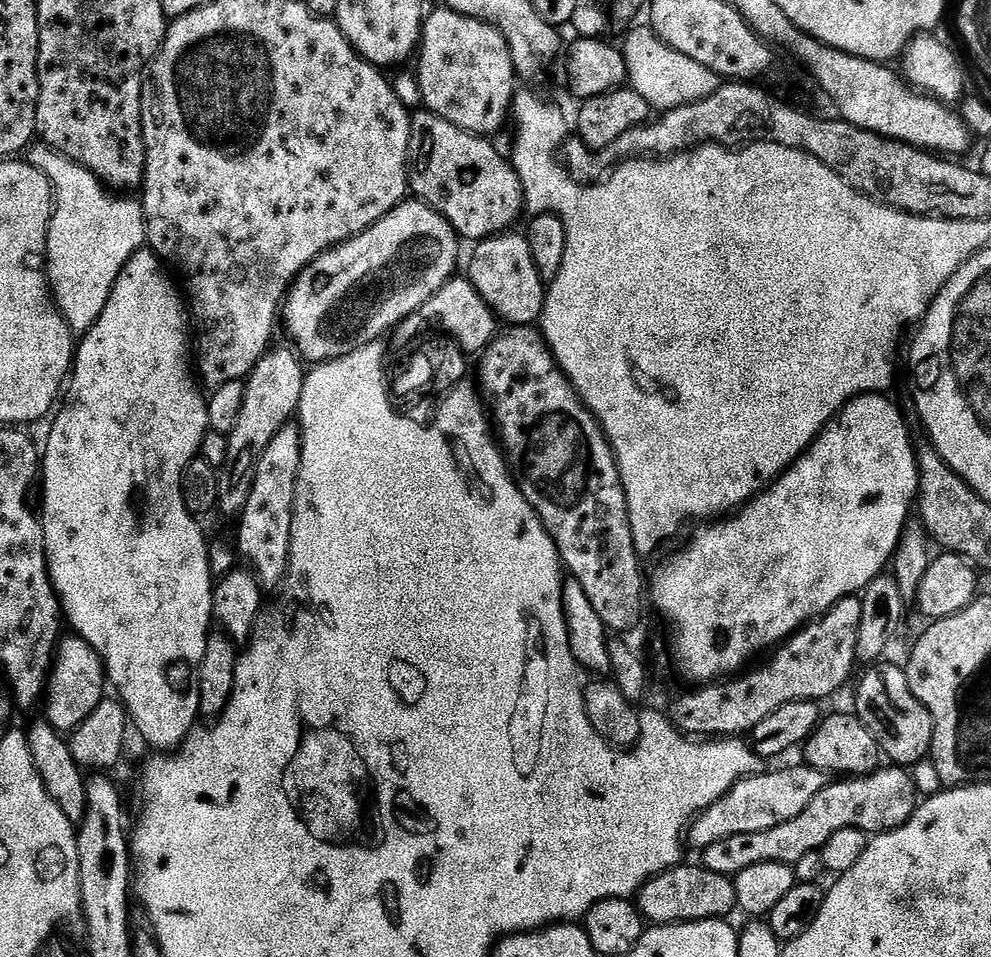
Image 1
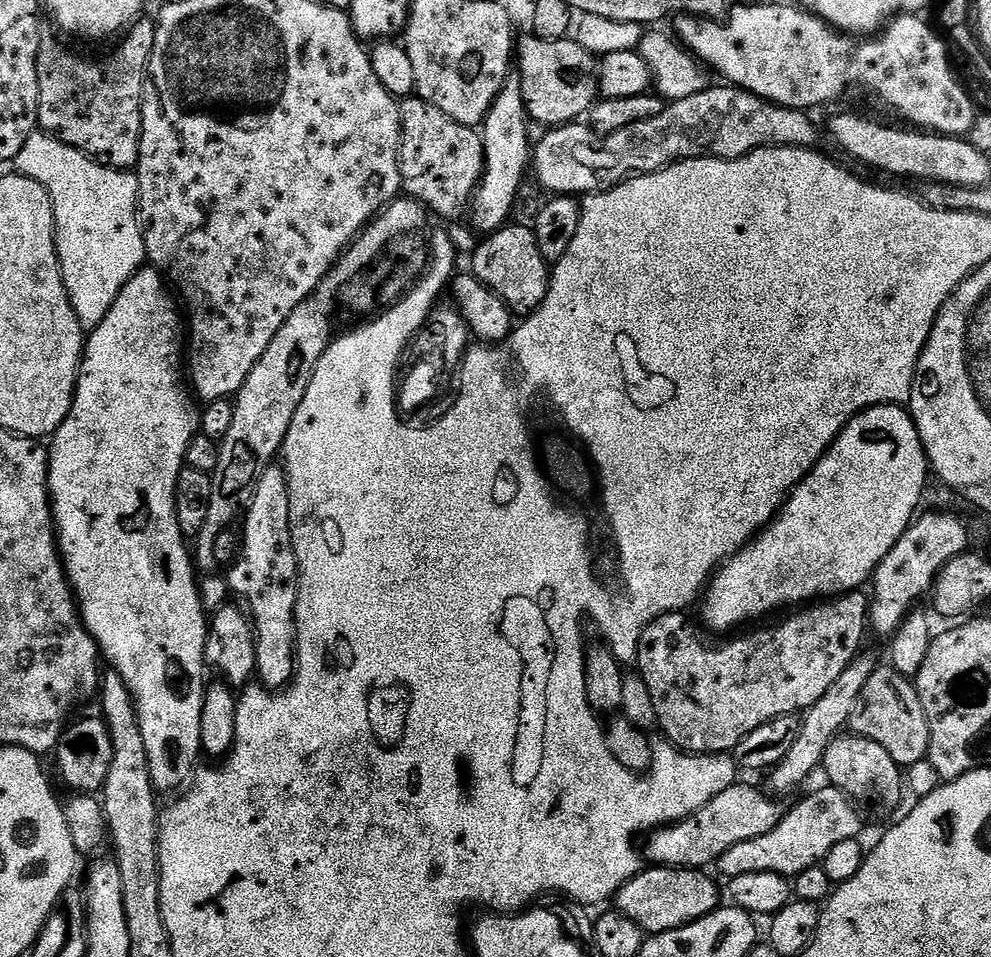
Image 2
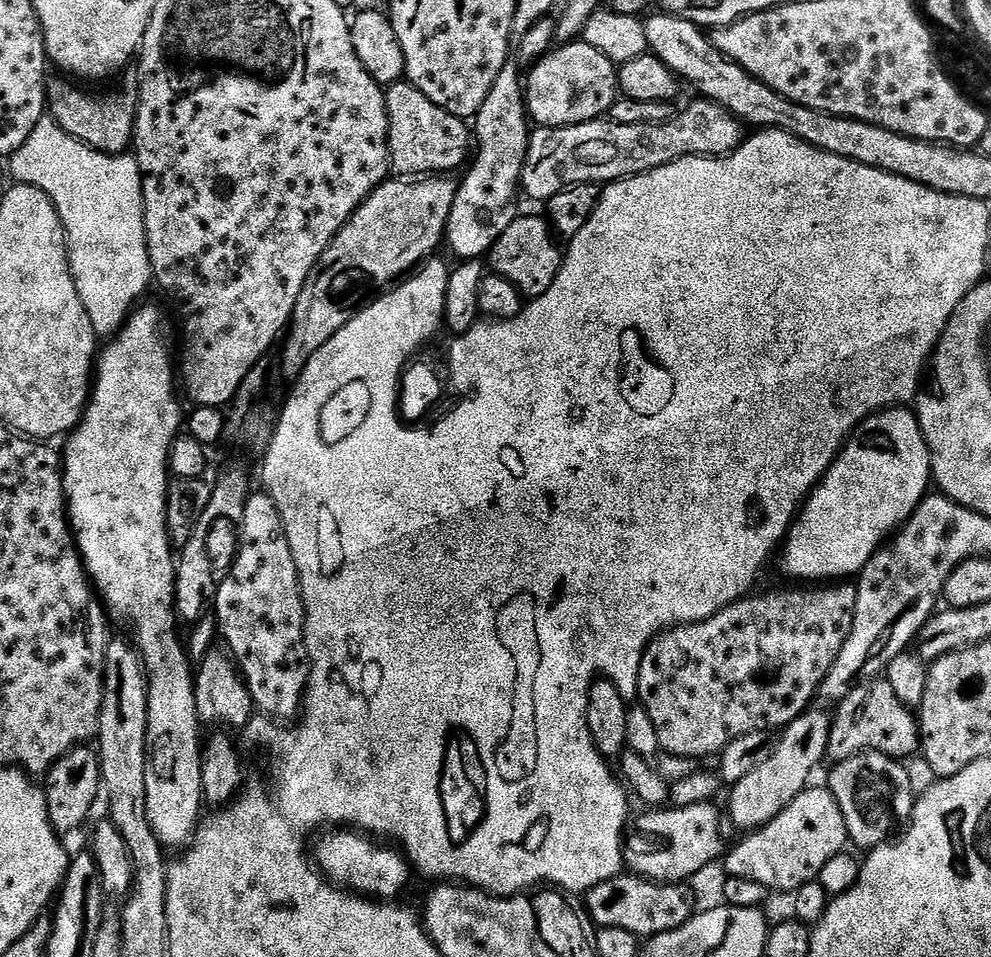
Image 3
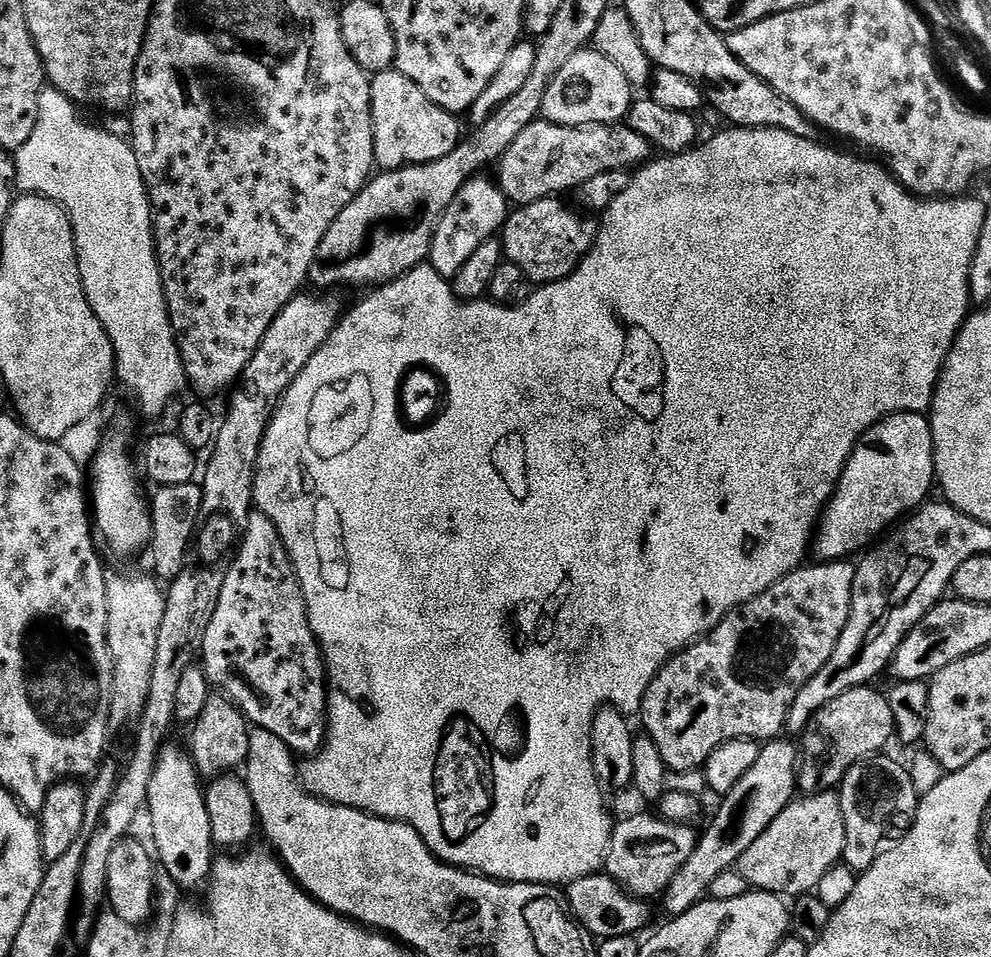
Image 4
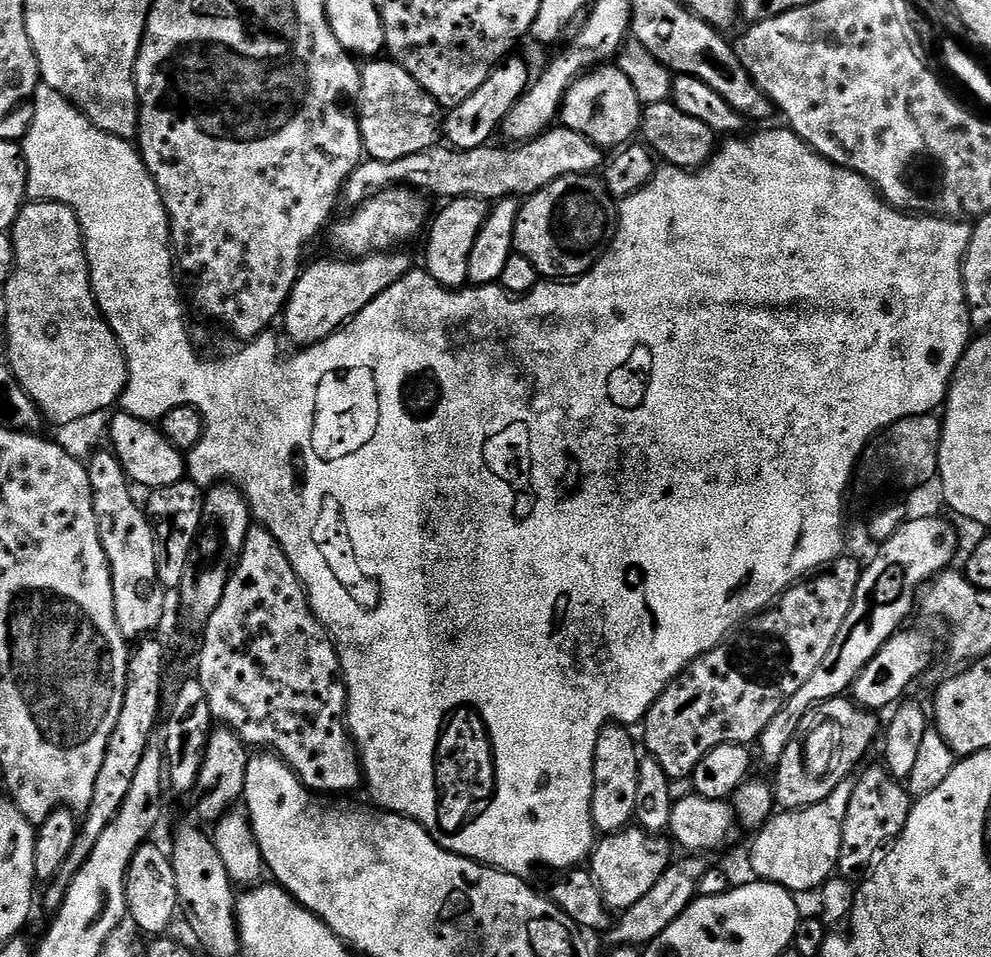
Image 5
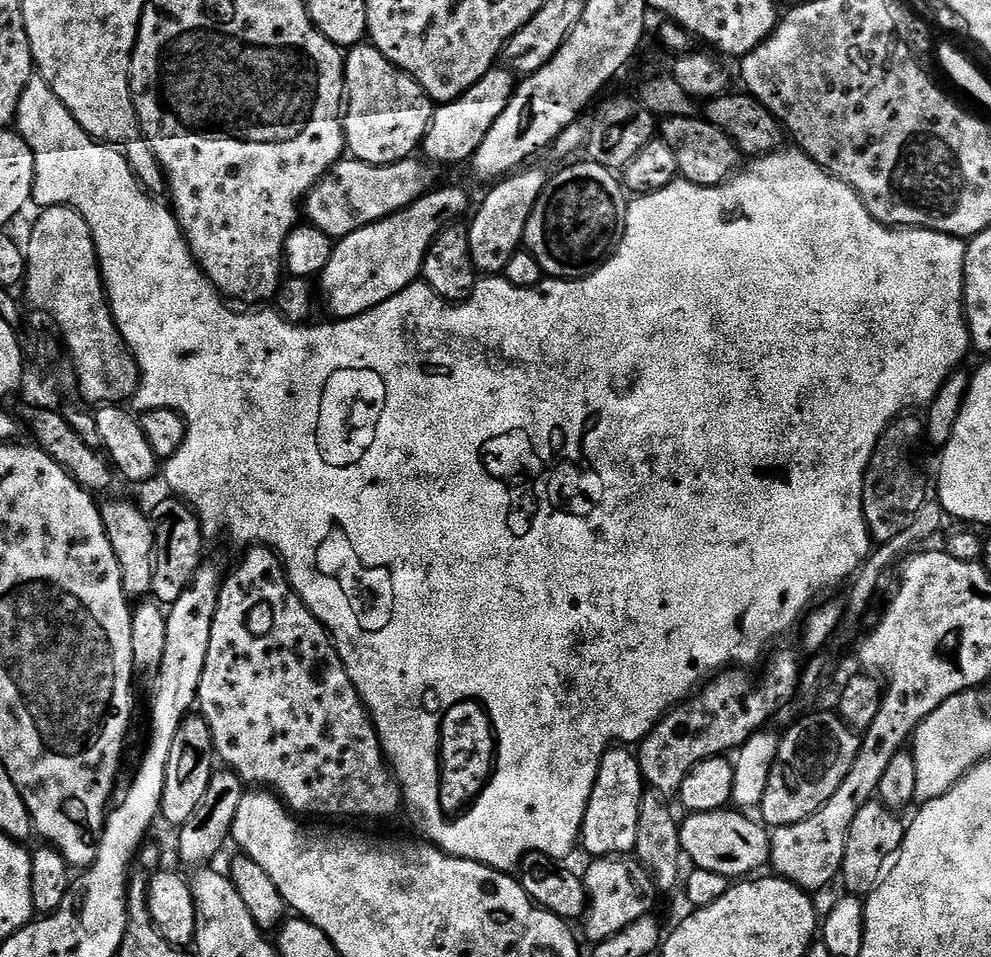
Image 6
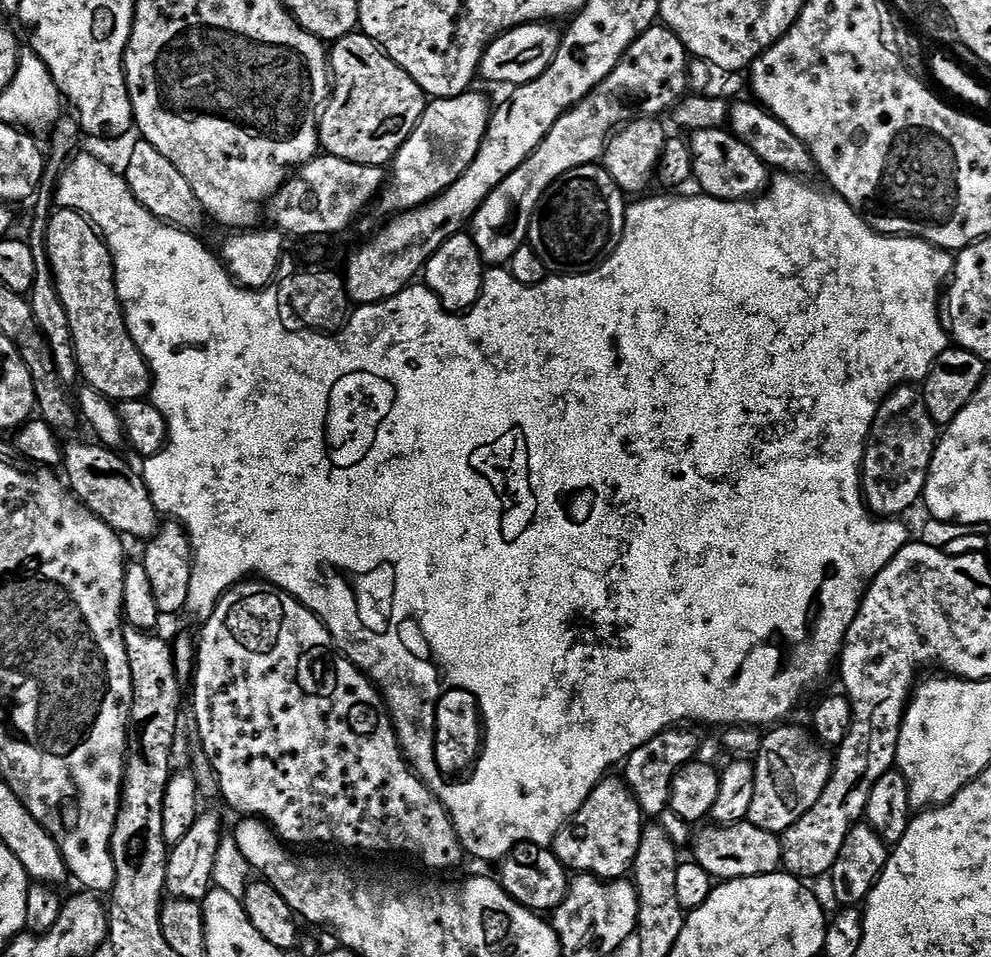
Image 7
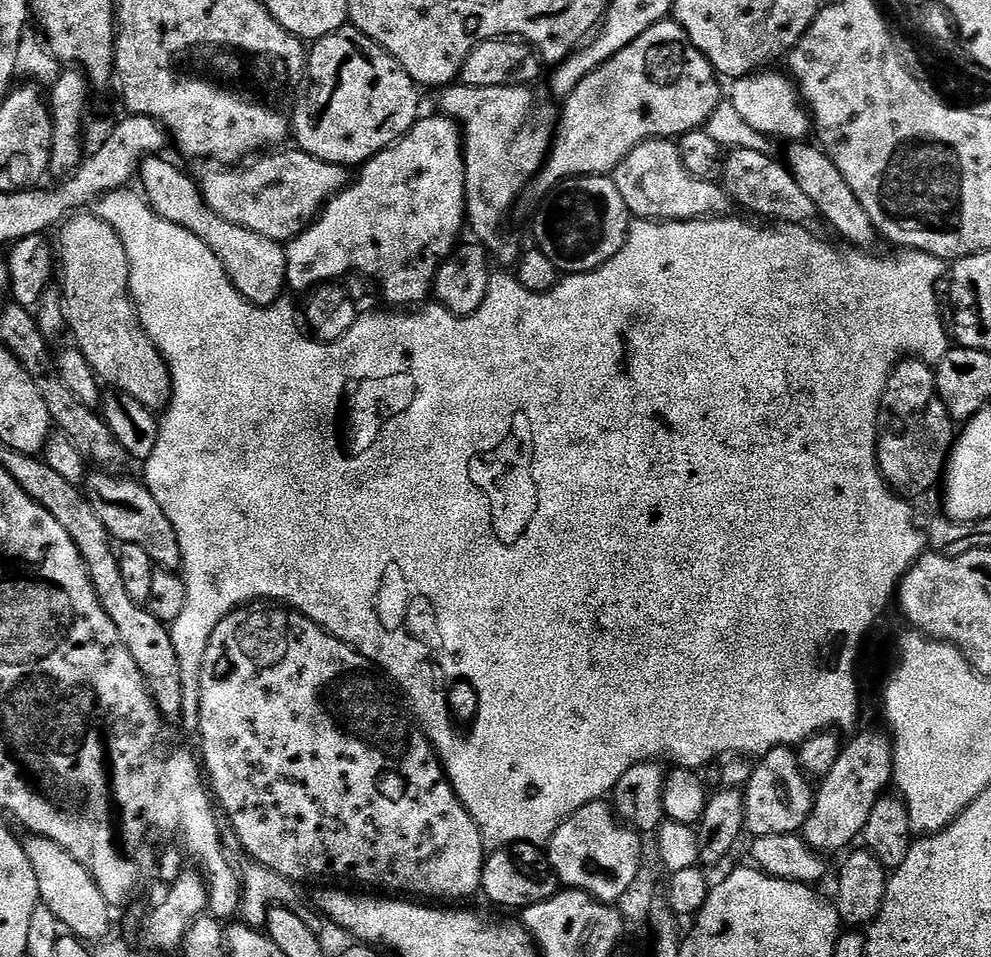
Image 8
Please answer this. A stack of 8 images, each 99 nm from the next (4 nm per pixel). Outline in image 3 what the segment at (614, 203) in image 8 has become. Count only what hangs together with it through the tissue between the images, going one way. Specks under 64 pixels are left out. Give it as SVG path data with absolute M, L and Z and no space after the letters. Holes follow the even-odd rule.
M523 214L517 215L516 220L510 222L510 226L506 226L502 238L494 242L491 252L486 257L491 271L510 281L524 298L541 296L546 294L546 290L550 290L550 286L554 286L554 278L558 278L561 259L561 245L552 229L548 227L547 219L543 215Z

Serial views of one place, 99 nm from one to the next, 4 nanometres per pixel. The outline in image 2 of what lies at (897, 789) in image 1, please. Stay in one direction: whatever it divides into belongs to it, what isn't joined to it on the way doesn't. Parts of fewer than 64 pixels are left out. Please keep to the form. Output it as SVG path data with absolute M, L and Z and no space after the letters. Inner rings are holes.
M823 787L810 793L805 800L798 801L793 808L789 807L778 826L770 830L770 834L762 834L762 838L750 838L750 842L738 842L738 846L730 846L730 850L726 850L718 862L718 869L724 878L759 872L773 872L794 878L802 874L802 870L817 867L826 854L838 846L838 842L857 839L861 835L860 816L852 809L853 801L836 788Z

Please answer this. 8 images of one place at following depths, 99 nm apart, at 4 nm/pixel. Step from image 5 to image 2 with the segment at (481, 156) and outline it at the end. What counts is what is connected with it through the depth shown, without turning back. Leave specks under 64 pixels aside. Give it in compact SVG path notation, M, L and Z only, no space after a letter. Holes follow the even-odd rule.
M707 86L698 94L681 101L665 103L662 114L654 114L654 118L646 118L642 122L634 122L626 126L626 130L618 130L618 134L597 136L587 123L573 122L553 127L540 141L535 141L531 171L536 172L536 180L548 191L548 194L595 194L606 192L623 184L625 180L645 172L661 172L681 160L737 160L748 152L759 148L811 148L815 149L820 140L820 132L812 125L807 111L799 108L783 108L781 104L771 104L769 100L758 98L746 90L735 86L714 88Z

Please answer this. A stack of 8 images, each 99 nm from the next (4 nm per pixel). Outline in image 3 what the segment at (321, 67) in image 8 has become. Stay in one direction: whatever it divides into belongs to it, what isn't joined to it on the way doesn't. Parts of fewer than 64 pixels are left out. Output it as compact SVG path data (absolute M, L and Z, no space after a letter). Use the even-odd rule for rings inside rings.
M407 82L387 85L384 101L388 111L388 162L397 177L452 174L455 168L465 167L470 156L470 128L465 121L442 110L442 106L434 106L426 94Z

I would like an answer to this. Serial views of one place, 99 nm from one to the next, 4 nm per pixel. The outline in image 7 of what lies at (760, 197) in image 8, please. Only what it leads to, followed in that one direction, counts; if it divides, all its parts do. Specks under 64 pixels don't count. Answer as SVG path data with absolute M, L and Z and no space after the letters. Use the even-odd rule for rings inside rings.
M727 127L698 130L691 133L690 143L694 158L695 183L700 183L699 191L716 200L750 200L759 197L769 187L770 170Z

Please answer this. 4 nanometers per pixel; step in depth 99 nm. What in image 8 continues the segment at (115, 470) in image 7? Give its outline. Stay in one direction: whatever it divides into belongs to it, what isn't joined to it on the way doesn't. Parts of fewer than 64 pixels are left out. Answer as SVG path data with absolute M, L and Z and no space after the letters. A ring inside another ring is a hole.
M92 470L87 473L86 495L94 506L94 514L102 518L102 526L106 526L113 541L142 546L142 550L150 554L157 569L179 569L182 561L176 556L176 551L180 549L178 534L174 534L174 526L170 526L170 518L166 518L162 506L154 502L150 490L139 479L127 480L120 475L124 474L113 474L108 470Z

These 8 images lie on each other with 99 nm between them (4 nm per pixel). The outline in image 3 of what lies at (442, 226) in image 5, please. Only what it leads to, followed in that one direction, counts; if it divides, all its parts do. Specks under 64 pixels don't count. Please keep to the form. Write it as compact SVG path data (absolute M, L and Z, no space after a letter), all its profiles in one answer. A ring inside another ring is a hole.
M509 58L506 66L502 66L502 74L494 78L494 86L490 86L490 94L486 94L486 102L482 102L482 110L478 110L474 118L474 144L480 149L477 152L475 149L463 173L464 181L459 181L454 206L444 227L446 248L448 244L449 250L460 262L487 257L494 242L502 238L506 226L510 226L517 217L512 207L516 204L516 195L519 197L522 192L520 179L533 133L520 71L522 65L519 59Z

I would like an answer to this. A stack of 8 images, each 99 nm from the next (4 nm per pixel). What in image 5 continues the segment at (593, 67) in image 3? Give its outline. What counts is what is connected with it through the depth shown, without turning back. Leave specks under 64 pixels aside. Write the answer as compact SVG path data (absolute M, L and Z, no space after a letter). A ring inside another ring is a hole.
M597 66L577 78L566 90L558 120L563 127L582 134L602 150L619 150L639 133L641 111L638 94L634 94L630 78L622 74L619 66Z

